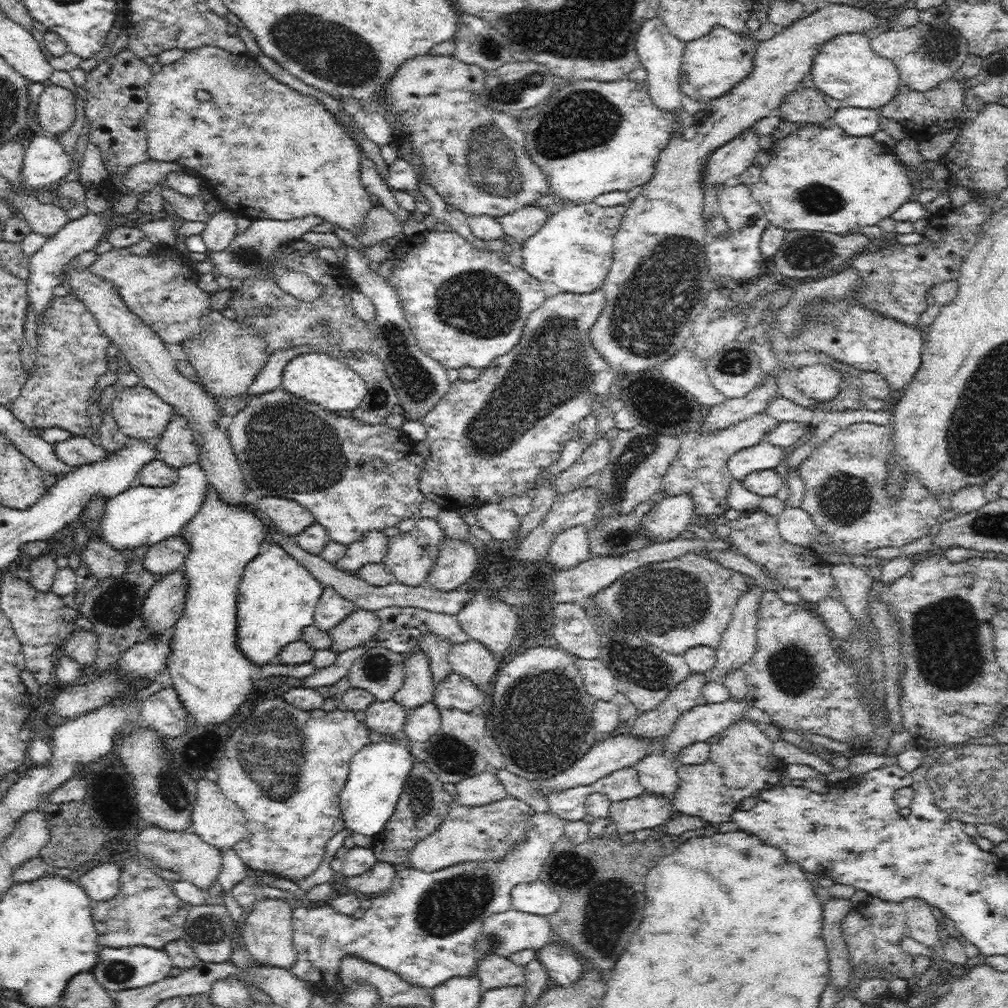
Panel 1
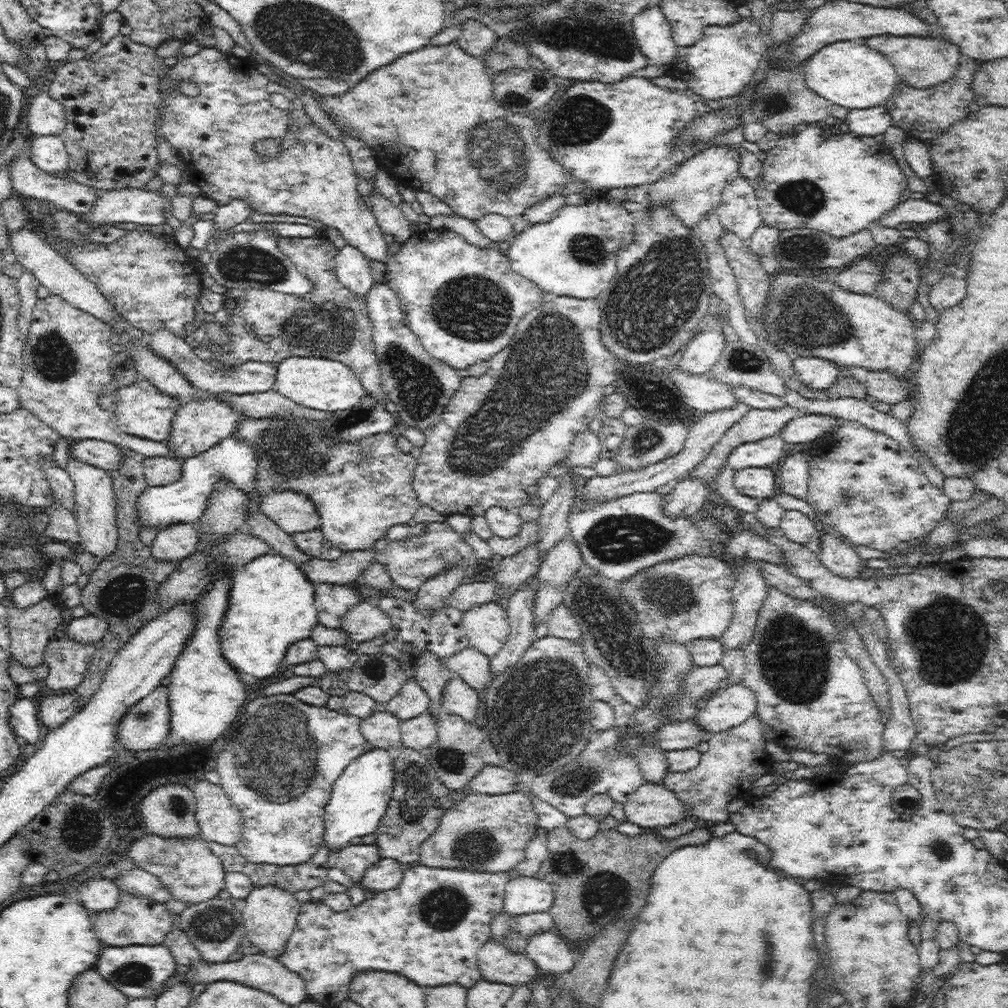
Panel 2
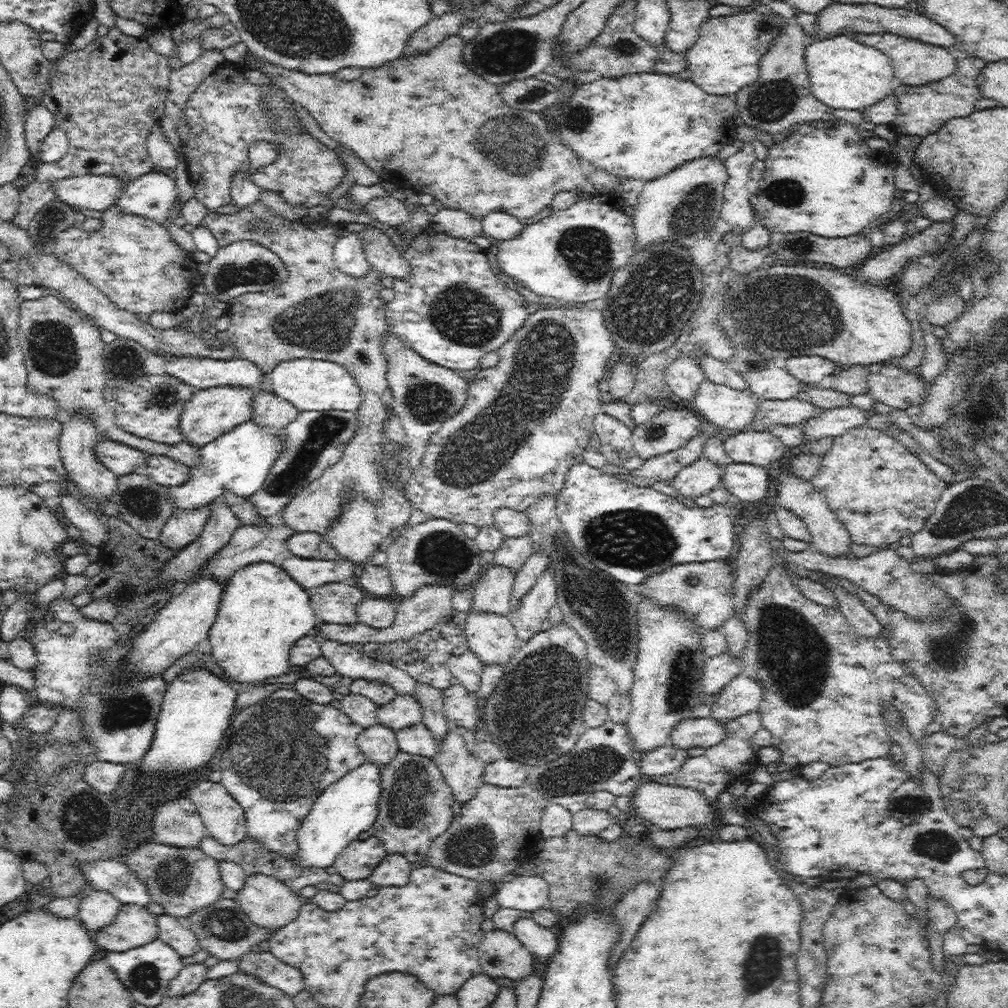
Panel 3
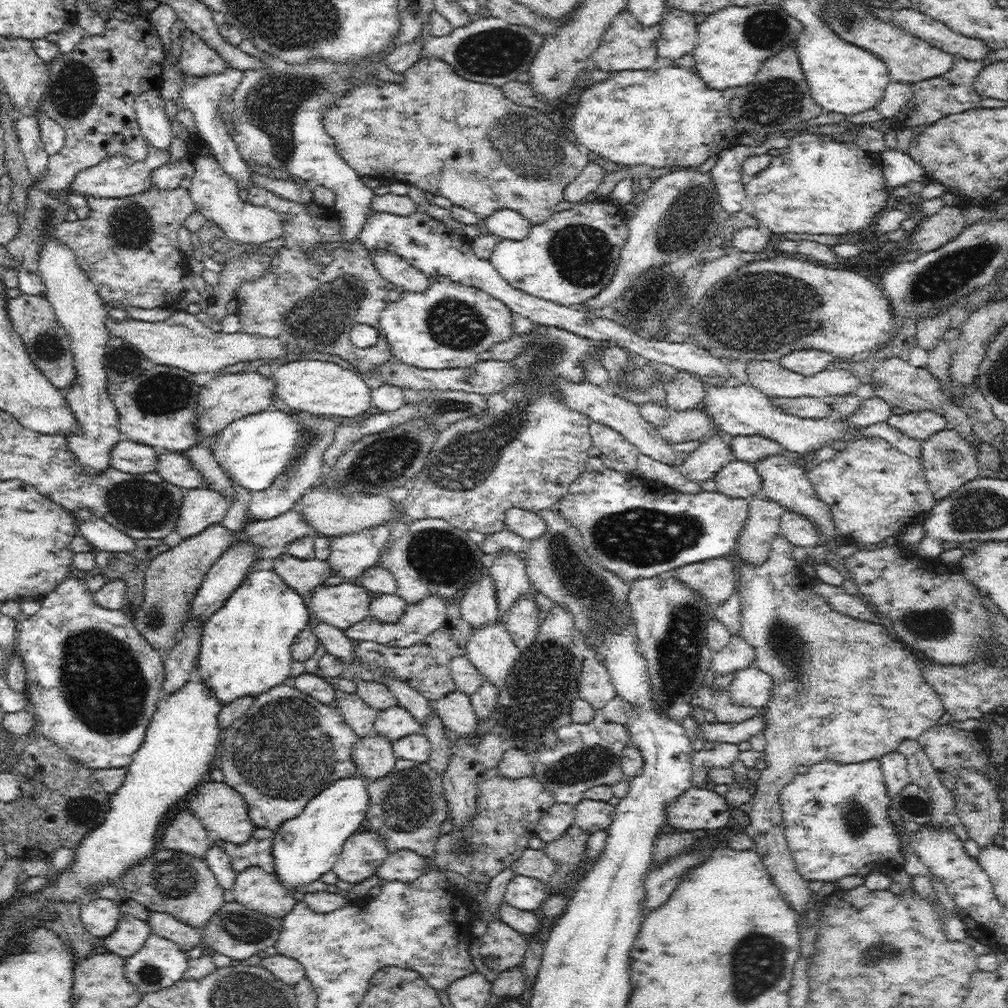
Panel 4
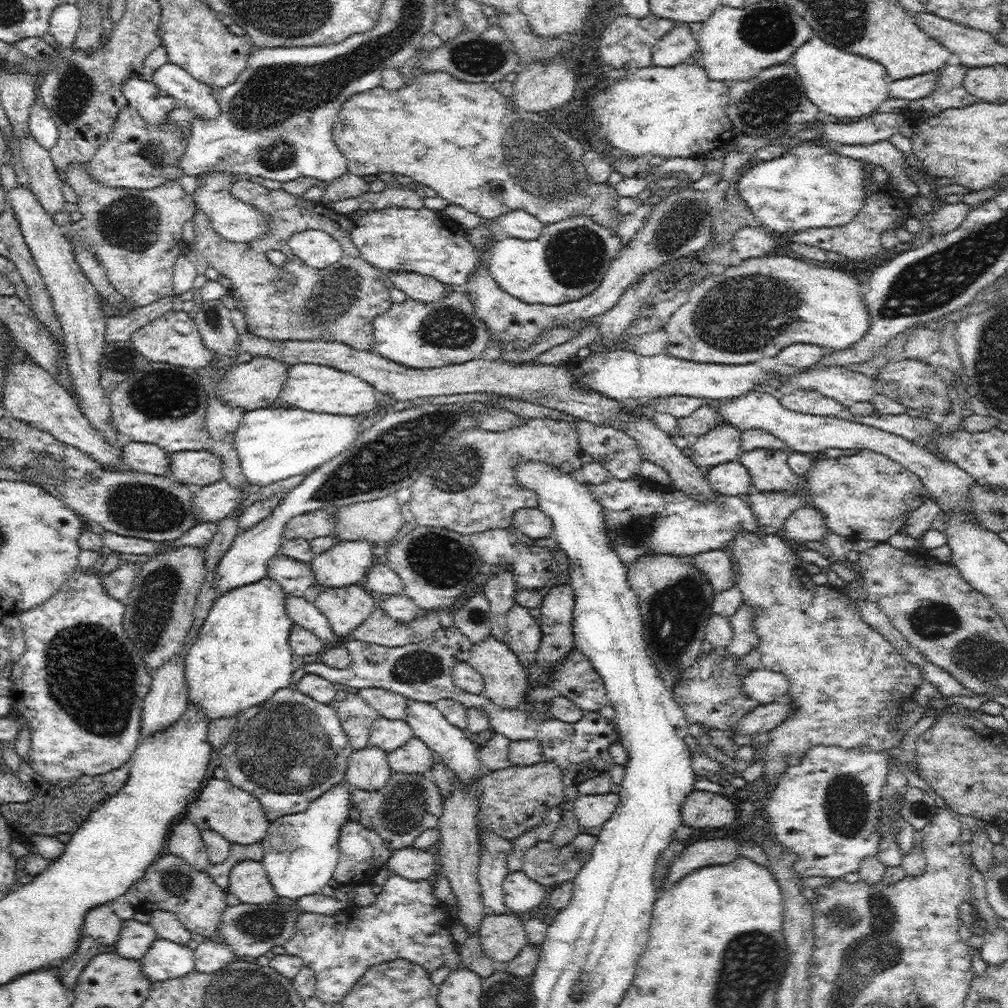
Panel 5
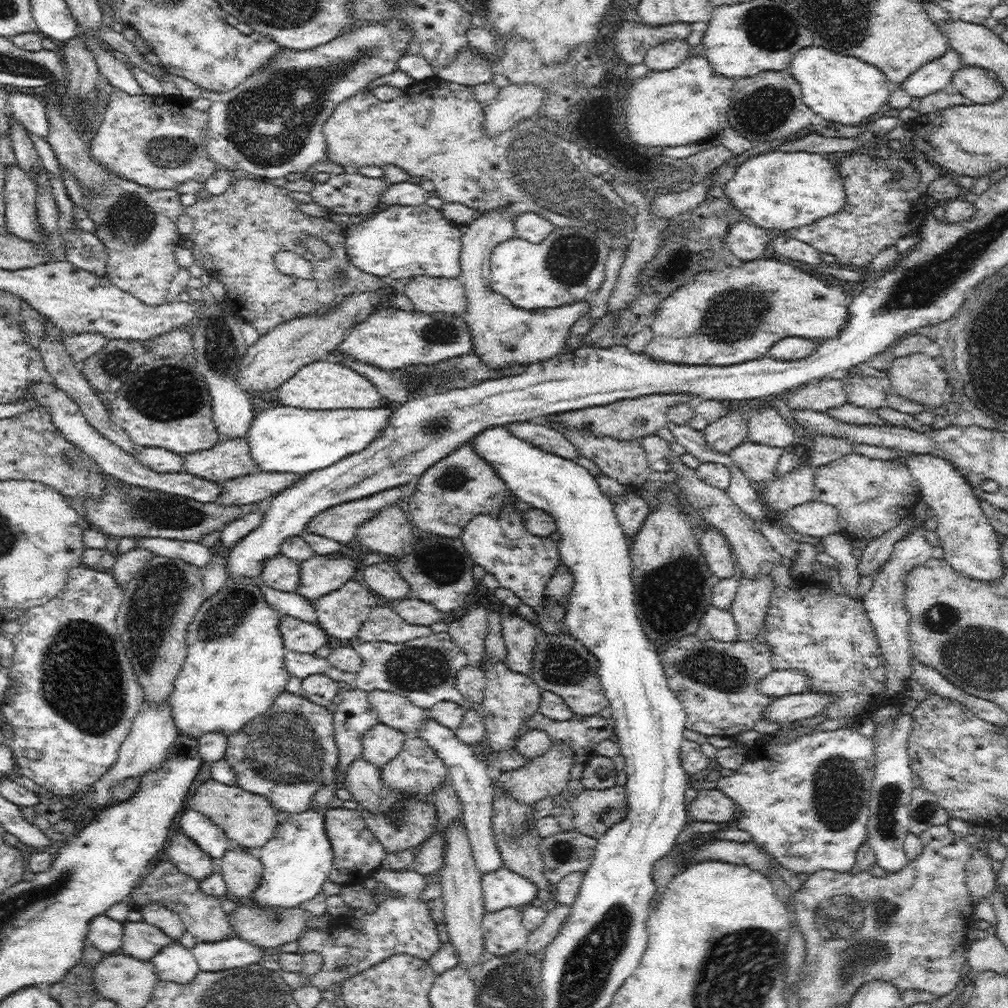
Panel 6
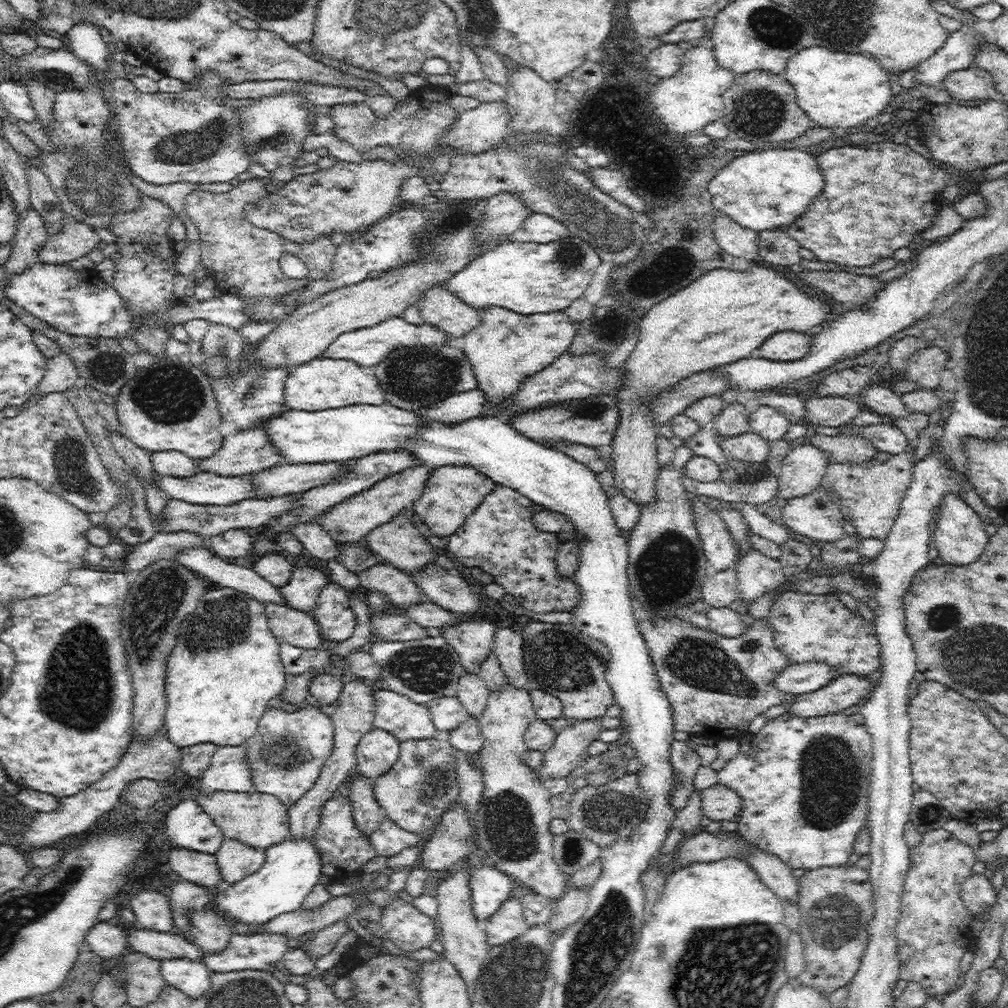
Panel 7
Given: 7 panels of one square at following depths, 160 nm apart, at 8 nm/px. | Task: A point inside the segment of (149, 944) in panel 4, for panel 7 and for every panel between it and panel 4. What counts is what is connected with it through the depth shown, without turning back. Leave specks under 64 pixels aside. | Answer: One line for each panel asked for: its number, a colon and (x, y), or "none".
5: (165, 960)
6: (174, 962)
7: (193, 978)

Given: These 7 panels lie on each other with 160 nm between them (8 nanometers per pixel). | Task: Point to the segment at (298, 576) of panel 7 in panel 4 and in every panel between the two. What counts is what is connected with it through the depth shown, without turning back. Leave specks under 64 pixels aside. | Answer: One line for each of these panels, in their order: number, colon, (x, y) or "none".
4: (351, 555)
5: (347, 562)
6: (321, 574)

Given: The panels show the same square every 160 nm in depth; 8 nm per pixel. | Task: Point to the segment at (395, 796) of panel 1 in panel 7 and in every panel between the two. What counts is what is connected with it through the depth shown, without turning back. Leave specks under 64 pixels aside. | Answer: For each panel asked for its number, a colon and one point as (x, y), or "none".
2: (359, 799)
3: (344, 810)
4: (308, 845)
5: (300, 852)
6: (298, 860)
7: (291, 869)

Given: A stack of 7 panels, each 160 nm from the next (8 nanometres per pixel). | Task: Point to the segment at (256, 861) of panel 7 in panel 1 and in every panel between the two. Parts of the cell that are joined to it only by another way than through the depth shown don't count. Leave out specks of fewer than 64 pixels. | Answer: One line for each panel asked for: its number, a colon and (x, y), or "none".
1: (267, 933)
2: (270, 914)
3: (269, 903)
4: (256, 889)
5: (248, 881)
6: (241, 872)

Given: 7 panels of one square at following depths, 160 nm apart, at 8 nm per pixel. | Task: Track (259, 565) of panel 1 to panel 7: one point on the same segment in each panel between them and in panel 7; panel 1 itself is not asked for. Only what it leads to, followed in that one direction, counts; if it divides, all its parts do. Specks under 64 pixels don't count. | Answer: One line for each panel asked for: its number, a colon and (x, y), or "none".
2: (271, 606)
3: (263, 611)
4: (246, 646)
5: (242, 656)
6: (234, 670)
7: (225, 668)

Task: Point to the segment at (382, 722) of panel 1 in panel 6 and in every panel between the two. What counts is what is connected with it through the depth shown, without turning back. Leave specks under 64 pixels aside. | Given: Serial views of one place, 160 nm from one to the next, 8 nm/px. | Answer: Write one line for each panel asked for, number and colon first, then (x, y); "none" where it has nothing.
2: (381, 729)
3: (378, 743)
4: (374, 757)
5: (368, 769)
6: (363, 779)

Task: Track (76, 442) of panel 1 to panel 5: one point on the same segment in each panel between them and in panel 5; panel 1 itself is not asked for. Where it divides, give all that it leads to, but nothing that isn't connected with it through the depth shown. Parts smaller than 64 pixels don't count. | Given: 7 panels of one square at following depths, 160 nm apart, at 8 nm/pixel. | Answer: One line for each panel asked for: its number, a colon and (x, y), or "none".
2: (104, 455)
3: (122, 459)
4: (128, 456)
5: (141, 456)

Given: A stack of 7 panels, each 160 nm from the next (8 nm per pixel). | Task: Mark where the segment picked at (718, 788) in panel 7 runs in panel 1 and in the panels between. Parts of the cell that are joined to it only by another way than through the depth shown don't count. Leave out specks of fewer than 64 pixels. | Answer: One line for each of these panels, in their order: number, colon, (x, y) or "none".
1: (646, 810)
2: (652, 805)
3: (669, 807)
4: (697, 808)
5: (700, 808)
6: (711, 805)

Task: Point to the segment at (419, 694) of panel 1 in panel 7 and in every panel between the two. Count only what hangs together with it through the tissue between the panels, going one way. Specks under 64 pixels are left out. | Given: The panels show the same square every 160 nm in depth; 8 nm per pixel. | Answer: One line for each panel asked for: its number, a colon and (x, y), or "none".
2: (411, 701)
3: (404, 711)
4: (394, 723)
5: (388, 734)
6: (381, 743)
7: (378, 750)

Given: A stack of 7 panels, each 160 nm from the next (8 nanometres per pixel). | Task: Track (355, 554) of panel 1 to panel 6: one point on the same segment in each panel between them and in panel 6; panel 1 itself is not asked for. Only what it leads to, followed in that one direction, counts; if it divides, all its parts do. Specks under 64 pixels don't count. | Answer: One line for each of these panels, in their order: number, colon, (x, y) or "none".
2: (348, 567)
3: (310, 573)
4: (303, 575)
5: (295, 577)
6: (280, 572)

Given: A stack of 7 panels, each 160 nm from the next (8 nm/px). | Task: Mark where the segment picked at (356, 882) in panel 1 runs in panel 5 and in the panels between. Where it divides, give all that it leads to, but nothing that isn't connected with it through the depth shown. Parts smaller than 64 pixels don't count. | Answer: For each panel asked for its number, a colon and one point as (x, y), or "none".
2: (387, 873)
3: (395, 870)
4: (404, 865)
5: (411, 863)

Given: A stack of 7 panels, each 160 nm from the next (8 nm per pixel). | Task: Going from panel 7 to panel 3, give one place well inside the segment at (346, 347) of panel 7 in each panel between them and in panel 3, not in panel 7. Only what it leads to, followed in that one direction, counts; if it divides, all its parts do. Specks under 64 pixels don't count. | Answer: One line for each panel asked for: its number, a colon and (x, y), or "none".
3: (451, 310)
4: (449, 325)
5: (418, 335)
6: (389, 339)

